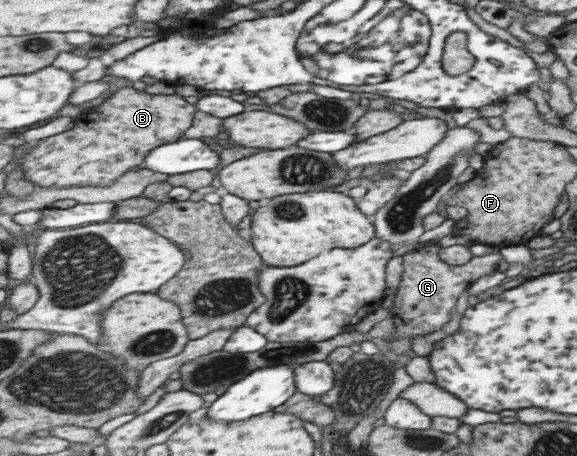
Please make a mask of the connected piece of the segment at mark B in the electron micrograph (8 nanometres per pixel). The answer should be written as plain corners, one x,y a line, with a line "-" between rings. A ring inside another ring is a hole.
122,87
102,106
80,113
80,122
71,130
34,142
17,166
24,167
24,177
35,186
109,185
134,166
144,164
146,155
154,148
182,139
193,125
197,111
197,105
190,104
180,94
148,94
133,87
-
110,122
116,126
116,132
112,130
112,136
104,136
104,130
110,130

